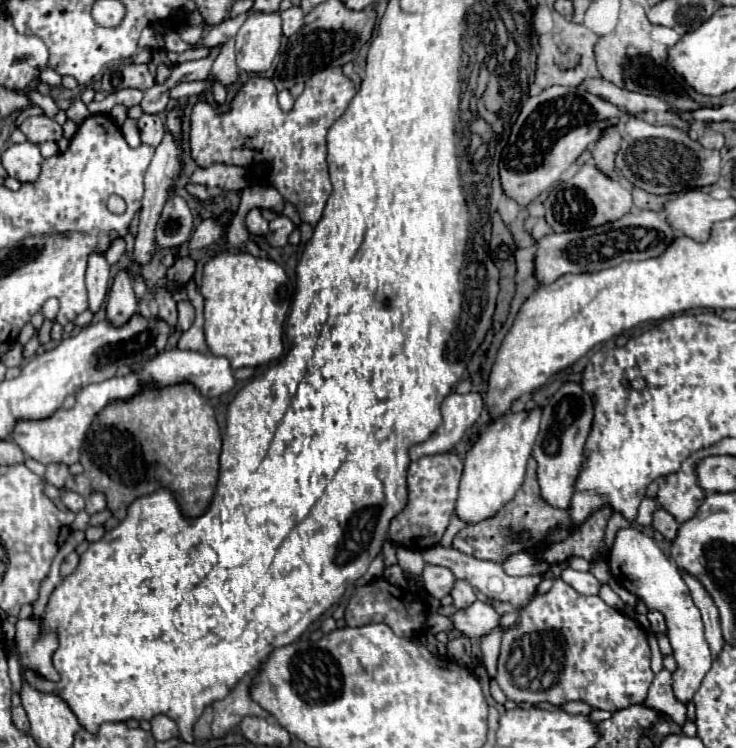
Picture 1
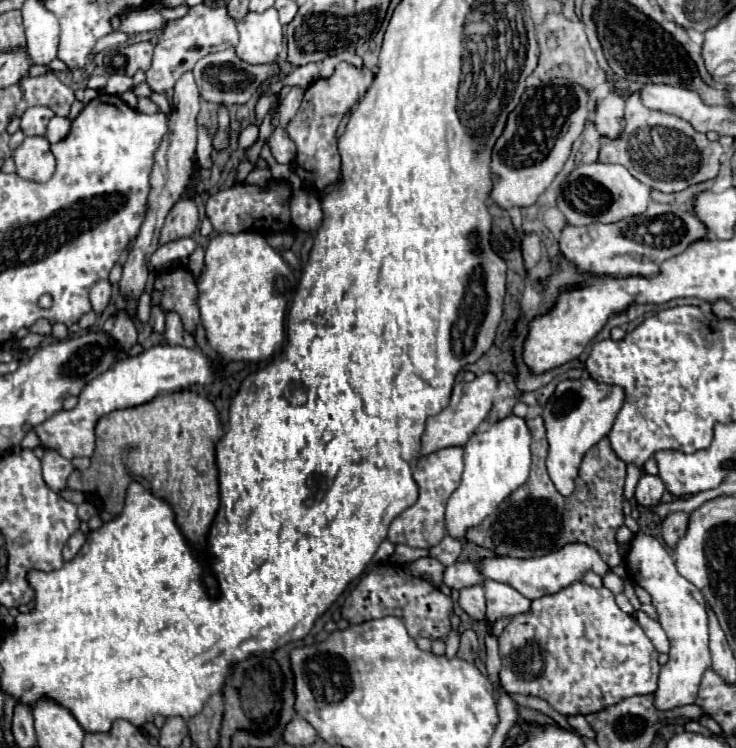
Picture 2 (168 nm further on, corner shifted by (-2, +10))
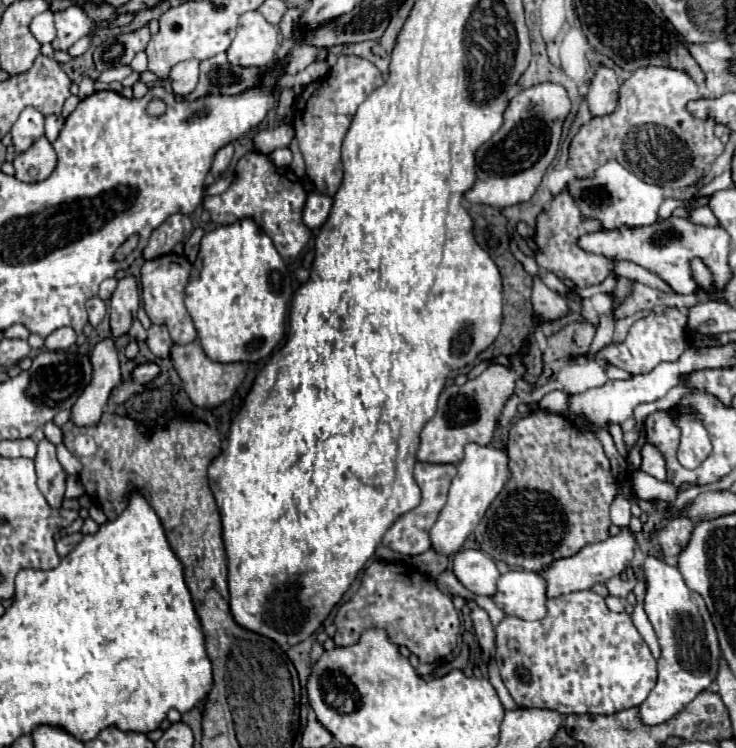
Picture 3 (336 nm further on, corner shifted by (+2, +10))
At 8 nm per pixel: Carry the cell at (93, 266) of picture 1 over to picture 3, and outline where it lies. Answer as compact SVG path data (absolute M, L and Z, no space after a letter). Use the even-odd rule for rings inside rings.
M94 296L94 298L90 298L90 300L86 302L86 308L88 308L90 324L92 324L92 326L98 326L98 324L102 322L102 318L106 316L106 304L104 304L98 296Z

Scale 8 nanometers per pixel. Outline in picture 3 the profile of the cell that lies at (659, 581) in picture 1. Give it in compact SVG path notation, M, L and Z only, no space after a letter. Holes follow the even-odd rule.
M646 556L646 598L644 612L654 626L662 654L658 658L658 680L648 698L638 706L640 722L648 726L662 724L678 714L686 704L690 704L696 694L706 690L720 668L720 646L716 630L706 610L702 596L692 592L676 566L666 564L656 556Z

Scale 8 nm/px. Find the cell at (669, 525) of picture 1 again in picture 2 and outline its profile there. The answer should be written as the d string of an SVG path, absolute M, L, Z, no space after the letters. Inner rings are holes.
M672 512L662 520L662 538L664 542L674 548L674 544L684 536L688 526L688 514L686 512Z

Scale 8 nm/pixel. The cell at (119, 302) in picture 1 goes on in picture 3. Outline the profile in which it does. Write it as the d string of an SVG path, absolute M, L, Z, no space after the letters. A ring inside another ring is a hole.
M112 338L102 340L94 348L90 360L94 370L92 380L82 396L76 400L76 404L70 408L70 420L80 428L96 426L100 422L102 414L108 408L108 396L112 394L112 388L122 382L120 362Z

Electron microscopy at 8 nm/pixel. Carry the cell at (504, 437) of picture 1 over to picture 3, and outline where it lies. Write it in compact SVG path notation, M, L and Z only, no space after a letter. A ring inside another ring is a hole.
M468 444L464 450L464 460L458 464L458 474L452 480L452 486L448 492L448 502L442 508L436 524L428 532L432 550L436 550L436 554L454 556L462 548L462 544L470 536L470 532L474 532L474 528L480 524L490 502L500 494L500 490L508 482L508 478L510 478L510 468L508 468L508 456L504 450L498 450L492 444L488 444L488 446Z

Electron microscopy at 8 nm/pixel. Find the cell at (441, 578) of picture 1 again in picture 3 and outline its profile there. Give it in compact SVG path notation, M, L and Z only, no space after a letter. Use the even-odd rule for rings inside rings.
M460 550L454 556L456 578L474 594L494 596L500 572L494 560L482 550Z

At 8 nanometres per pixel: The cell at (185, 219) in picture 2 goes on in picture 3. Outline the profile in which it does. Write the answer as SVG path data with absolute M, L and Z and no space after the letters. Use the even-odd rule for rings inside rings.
M182 214L170 216L160 228L156 228L144 248L144 258L154 260L158 256L164 256L172 252L172 248L178 242L184 242L192 234L192 220Z

